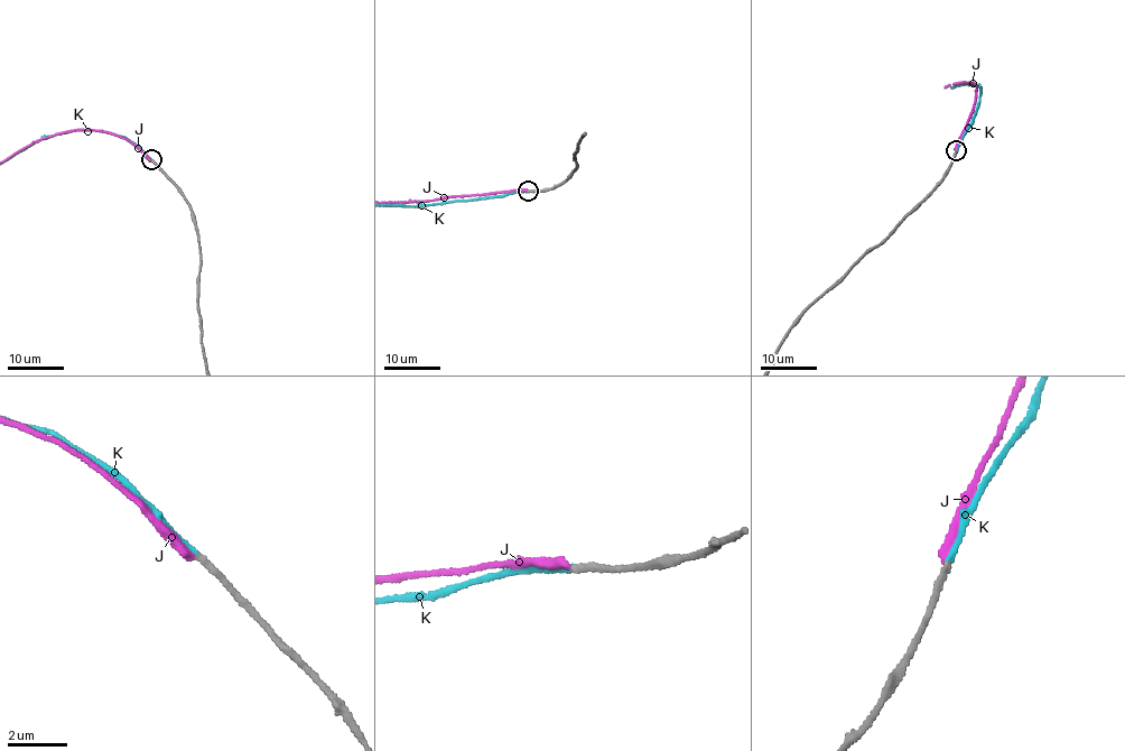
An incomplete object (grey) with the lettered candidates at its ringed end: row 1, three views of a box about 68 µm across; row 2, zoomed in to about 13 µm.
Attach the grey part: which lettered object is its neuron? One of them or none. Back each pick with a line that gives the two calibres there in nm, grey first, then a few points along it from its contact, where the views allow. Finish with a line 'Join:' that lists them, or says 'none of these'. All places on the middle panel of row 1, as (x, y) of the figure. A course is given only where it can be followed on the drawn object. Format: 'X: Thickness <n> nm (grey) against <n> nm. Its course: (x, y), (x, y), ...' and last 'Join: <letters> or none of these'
K: Thickness 240 nm (grey) against 190 nm
Join: K

